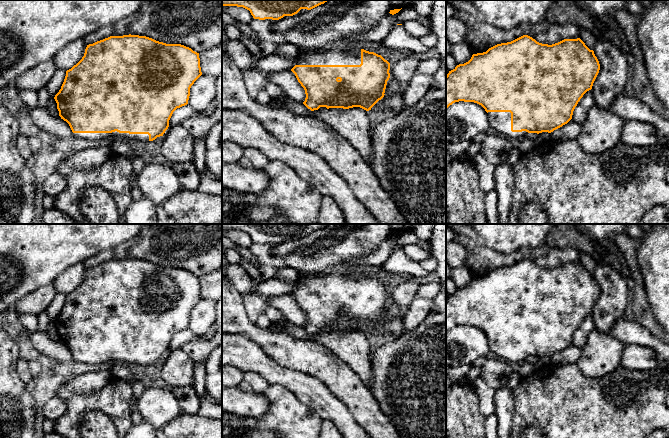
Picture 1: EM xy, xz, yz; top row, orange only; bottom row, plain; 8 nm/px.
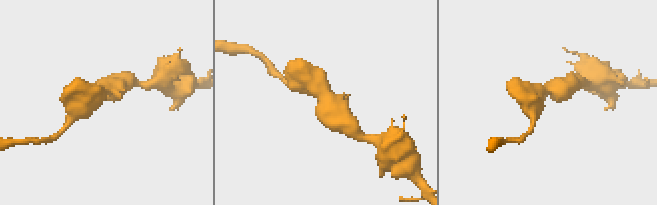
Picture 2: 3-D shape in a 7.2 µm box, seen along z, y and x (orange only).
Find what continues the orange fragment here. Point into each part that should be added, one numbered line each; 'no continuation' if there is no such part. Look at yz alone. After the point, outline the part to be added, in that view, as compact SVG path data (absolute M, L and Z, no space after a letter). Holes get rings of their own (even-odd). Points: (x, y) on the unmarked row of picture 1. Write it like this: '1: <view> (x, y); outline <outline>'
1: yz (500, 345); outline M488 336L489 348L496 357L507 361L508 363L518 363L528 361L530 357L526 355L511 355L511 337L510 336Z

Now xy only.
1: xy (114, 359); outline M117 355L112 357L73 357L74 361L90 364L90 365L102 365L104 363L125 363L130 365L149 365L148 358L129 358L119 357Z

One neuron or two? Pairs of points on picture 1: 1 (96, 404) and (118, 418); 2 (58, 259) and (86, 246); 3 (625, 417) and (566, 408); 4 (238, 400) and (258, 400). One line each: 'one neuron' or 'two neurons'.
1: one neuron
2: one neuron
3: one neuron
4: one neuron

